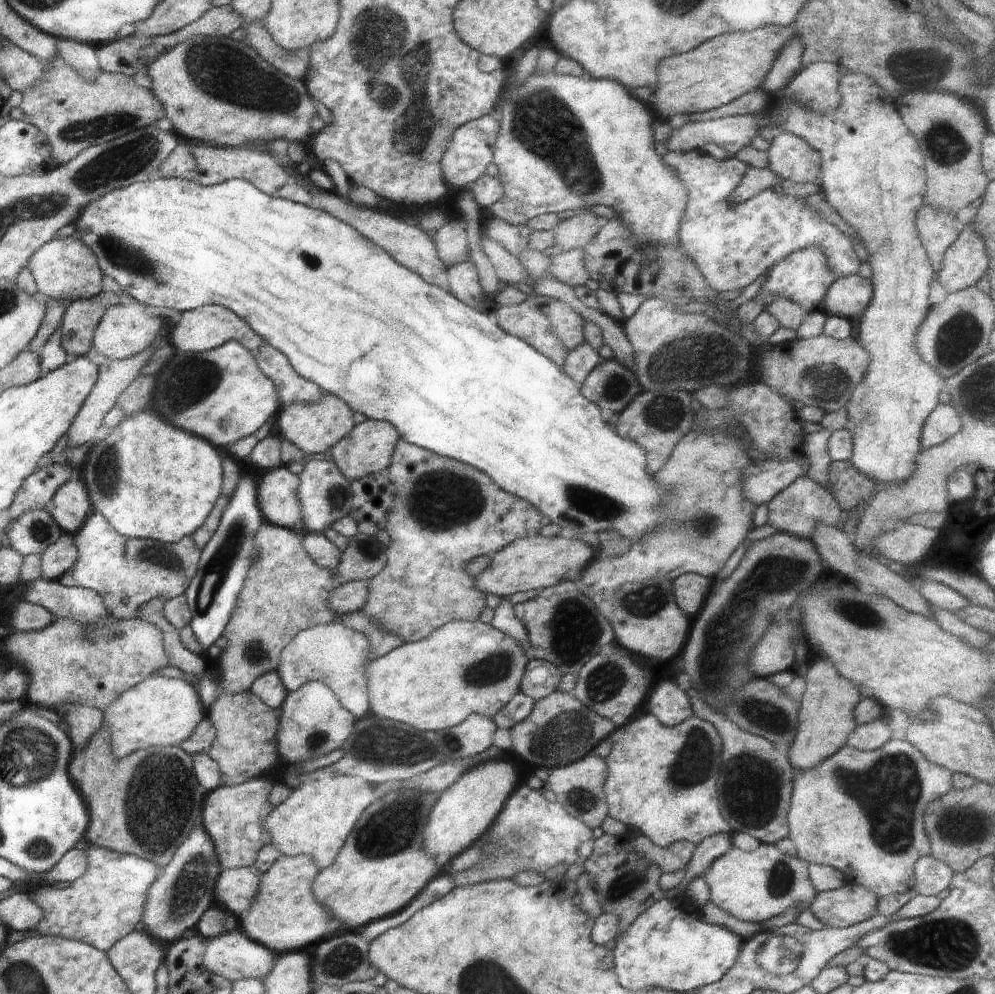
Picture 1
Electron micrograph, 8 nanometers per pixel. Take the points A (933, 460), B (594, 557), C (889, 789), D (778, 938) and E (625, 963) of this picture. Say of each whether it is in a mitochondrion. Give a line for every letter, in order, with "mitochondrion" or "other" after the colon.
A: other
B: other
C: mitochondrion
D: mitochondrion
E: other

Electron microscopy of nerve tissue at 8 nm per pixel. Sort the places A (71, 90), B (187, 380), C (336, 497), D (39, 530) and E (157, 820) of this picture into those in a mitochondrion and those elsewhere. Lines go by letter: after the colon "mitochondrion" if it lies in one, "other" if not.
A: other
B: mitochondrion
C: mitochondrion
D: mitochondrion
E: mitochondrion

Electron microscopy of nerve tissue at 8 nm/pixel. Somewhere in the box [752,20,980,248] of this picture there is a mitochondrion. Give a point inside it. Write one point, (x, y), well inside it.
(906, 67)

